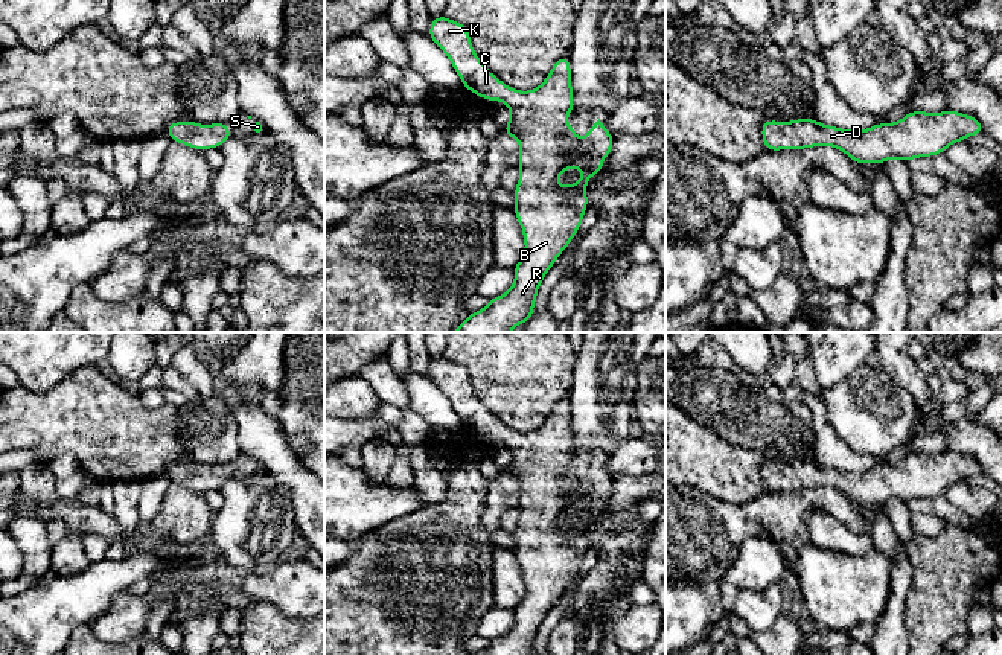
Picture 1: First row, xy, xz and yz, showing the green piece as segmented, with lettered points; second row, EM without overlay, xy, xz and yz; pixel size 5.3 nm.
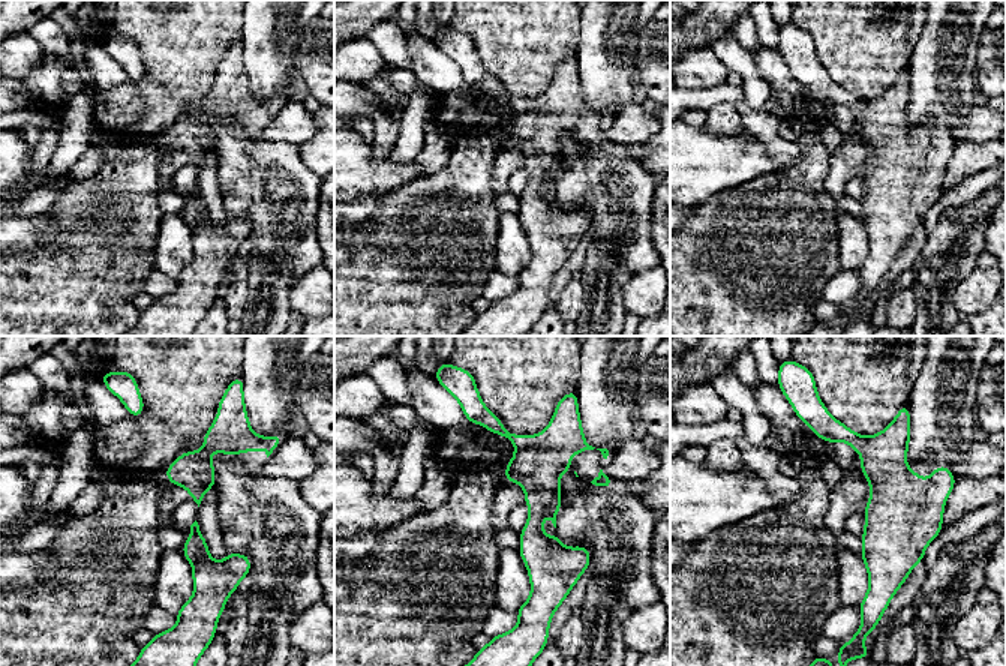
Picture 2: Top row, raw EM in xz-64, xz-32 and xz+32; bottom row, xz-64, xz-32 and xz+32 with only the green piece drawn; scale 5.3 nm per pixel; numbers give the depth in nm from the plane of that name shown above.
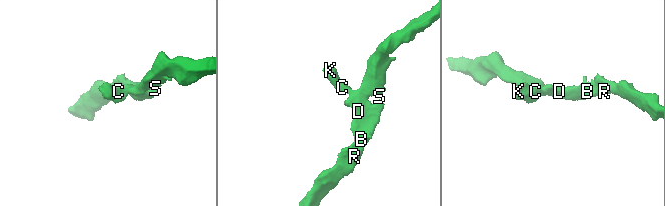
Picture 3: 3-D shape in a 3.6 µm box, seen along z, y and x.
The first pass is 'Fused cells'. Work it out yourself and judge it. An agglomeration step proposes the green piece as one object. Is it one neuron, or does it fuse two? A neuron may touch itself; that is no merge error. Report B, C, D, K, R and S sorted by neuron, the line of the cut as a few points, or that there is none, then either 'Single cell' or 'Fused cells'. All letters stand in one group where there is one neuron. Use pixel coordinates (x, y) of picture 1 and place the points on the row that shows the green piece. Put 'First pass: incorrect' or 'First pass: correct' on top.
First pass: incorrect
Groups: B C D K R S. No split. Single cell

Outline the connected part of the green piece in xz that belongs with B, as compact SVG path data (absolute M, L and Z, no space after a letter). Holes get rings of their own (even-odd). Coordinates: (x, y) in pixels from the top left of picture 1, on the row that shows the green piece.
M445 15L434 17L428 37L451 59L463 87L481 99L503 101L510 108L503 136L521 143L513 212L522 227L525 253L513 268L515 283L452 331L510 332L533 317L541 282L580 228L588 207L586 184L605 169L602 160L611 154L615 137L600 119L585 139L579 139L566 123L566 116L574 111L568 55L553 64L538 88L518 91L478 59L464 24ZM579 166L582 178L560 187L559 174Z

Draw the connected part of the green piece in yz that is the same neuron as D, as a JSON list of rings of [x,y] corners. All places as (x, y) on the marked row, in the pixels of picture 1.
[[[955,110],[909,111],[900,122],[877,123],[863,131],[822,125],[813,117],[761,123],[763,145],[769,151],[834,146],[857,165],[885,165],[888,158],[909,163],[912,158],[943,154],[947,146],[973,134],[985,134],[982,123]]]

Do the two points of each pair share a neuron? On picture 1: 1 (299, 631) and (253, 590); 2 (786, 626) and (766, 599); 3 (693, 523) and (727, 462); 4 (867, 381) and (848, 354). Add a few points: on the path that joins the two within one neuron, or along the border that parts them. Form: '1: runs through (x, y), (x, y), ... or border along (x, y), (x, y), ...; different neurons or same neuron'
1: border along (250, 600), (267, 600), (285, 614), (297, 619); different neurons
2: border along (780, 614), (768, 629), (751, 631); different neurons
3: border along (696, 488), (727, 501), (745, 501); different neurons
4: border along (864, 363), (829, 387); different neurons

